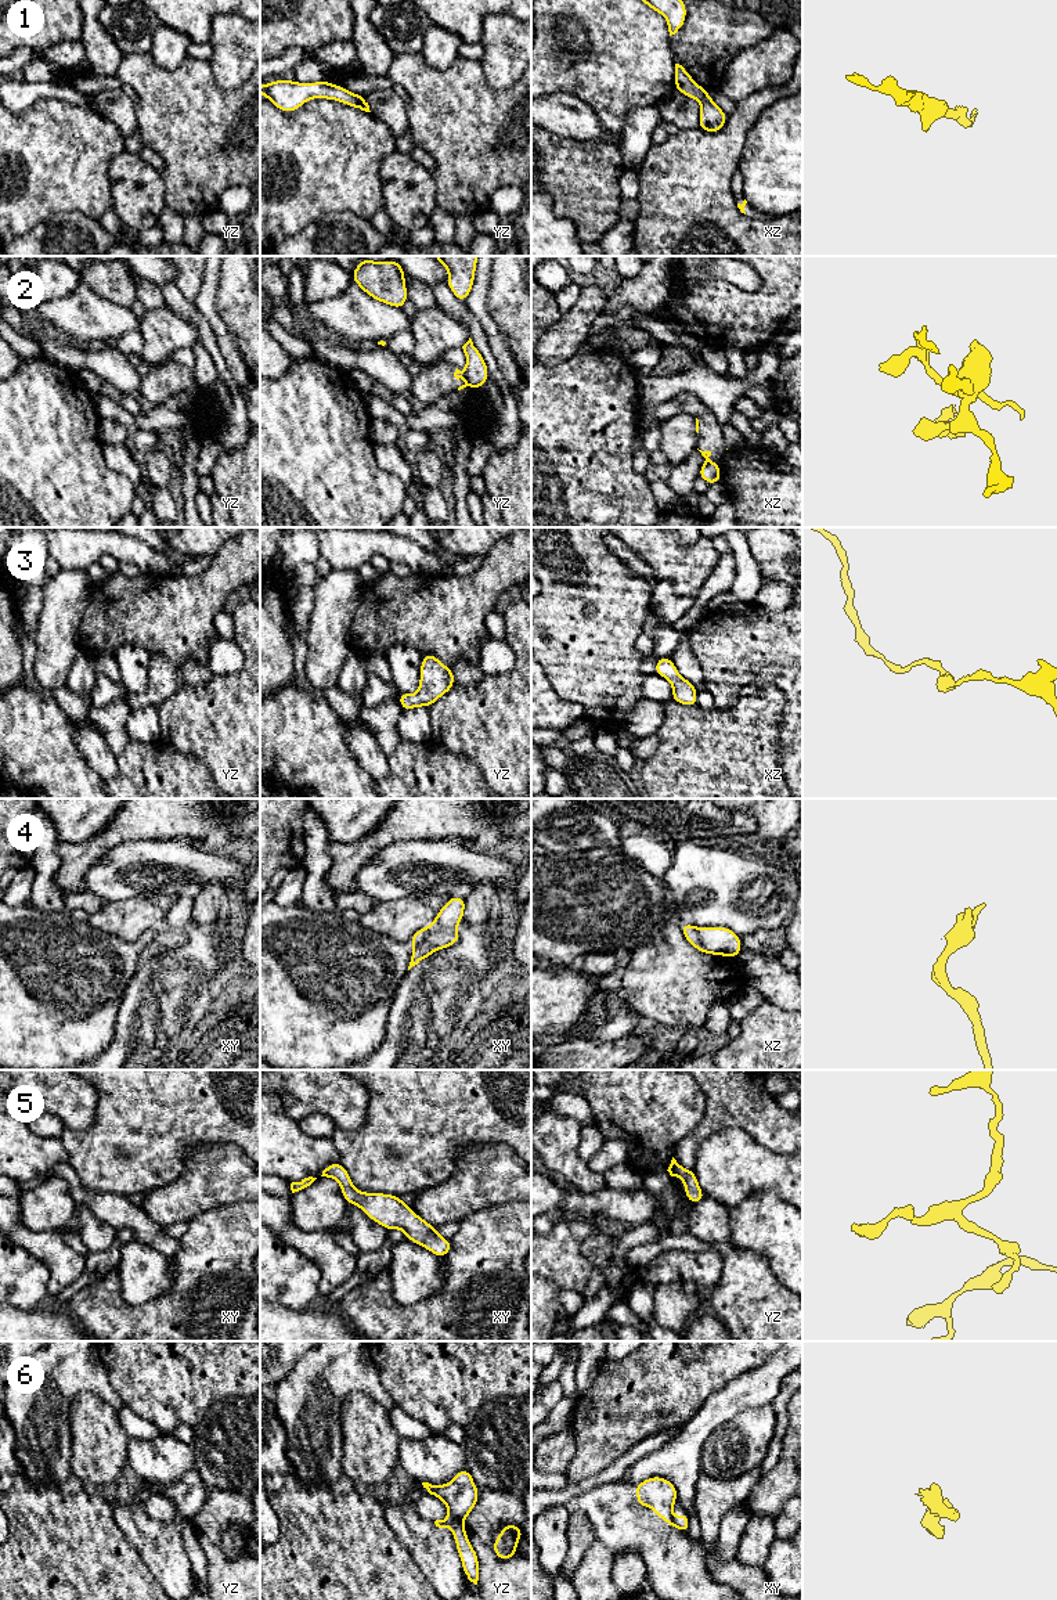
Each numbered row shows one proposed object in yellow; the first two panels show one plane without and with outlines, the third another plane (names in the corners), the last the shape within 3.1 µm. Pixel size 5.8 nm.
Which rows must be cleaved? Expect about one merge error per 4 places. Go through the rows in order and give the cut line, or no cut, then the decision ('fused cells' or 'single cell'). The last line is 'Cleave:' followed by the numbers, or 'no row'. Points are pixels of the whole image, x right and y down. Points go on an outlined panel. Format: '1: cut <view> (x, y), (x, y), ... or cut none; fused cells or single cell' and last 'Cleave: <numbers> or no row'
1: cut none; single cell
2: cut yz (462, 373), (465, 377); fused cells
3: cut none; single cell
4: cut xz (696, 928), (699, 941), (707, 952); fused cells
5: cut none; single cell
6: cut yz (442, 1520), (458, 1520), (461, 1523); fused cells
Cleave: 2, 4, 6

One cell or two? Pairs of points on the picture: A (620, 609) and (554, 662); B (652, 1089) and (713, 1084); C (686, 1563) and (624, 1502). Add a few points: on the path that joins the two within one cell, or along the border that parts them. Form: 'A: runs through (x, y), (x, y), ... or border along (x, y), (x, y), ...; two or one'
A: runs through (603, 613), (570, 647); one
B: border along (697, 1084), (704, 1094), (703, 1117); two
C: runs through (670, 1549), (638, 1519); one

